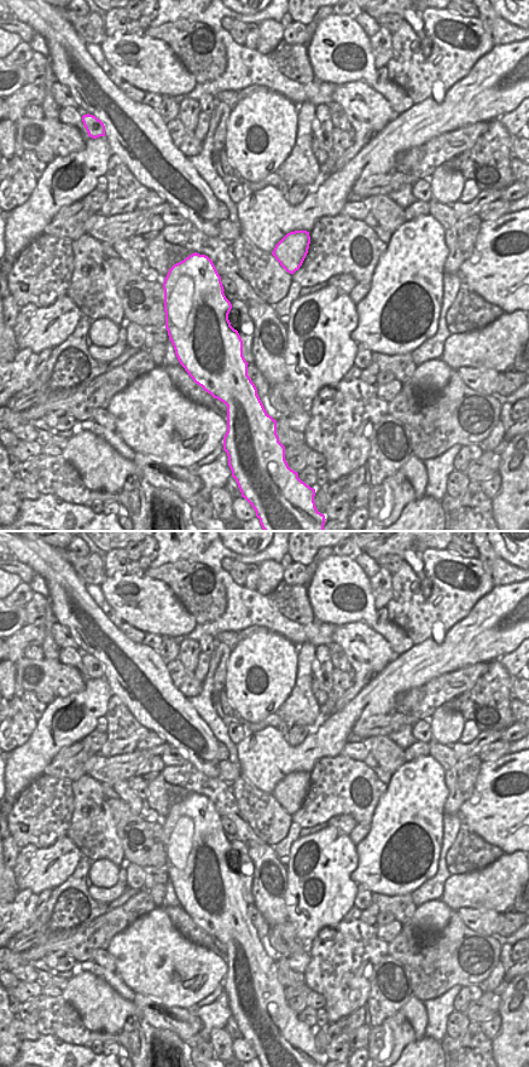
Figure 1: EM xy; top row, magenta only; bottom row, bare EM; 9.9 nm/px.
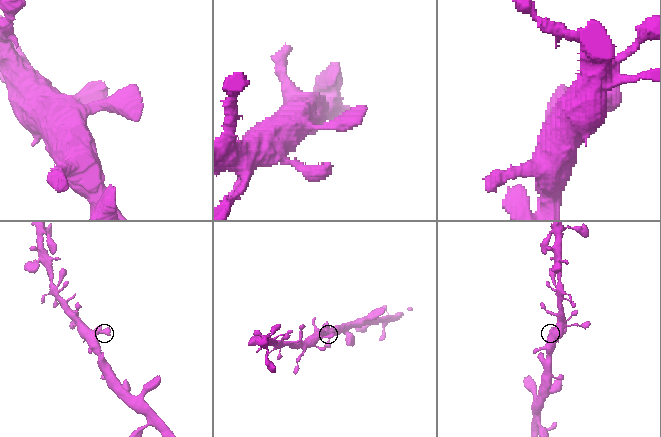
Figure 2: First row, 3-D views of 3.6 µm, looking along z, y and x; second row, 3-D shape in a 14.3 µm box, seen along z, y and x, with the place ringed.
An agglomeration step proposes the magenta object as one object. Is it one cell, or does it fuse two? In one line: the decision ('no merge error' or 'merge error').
no merge error

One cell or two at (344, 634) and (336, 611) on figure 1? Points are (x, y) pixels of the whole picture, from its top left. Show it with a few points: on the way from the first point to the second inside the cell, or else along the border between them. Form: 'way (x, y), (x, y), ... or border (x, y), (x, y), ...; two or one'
border (337, 624), (365, 623), (368, 627); two

